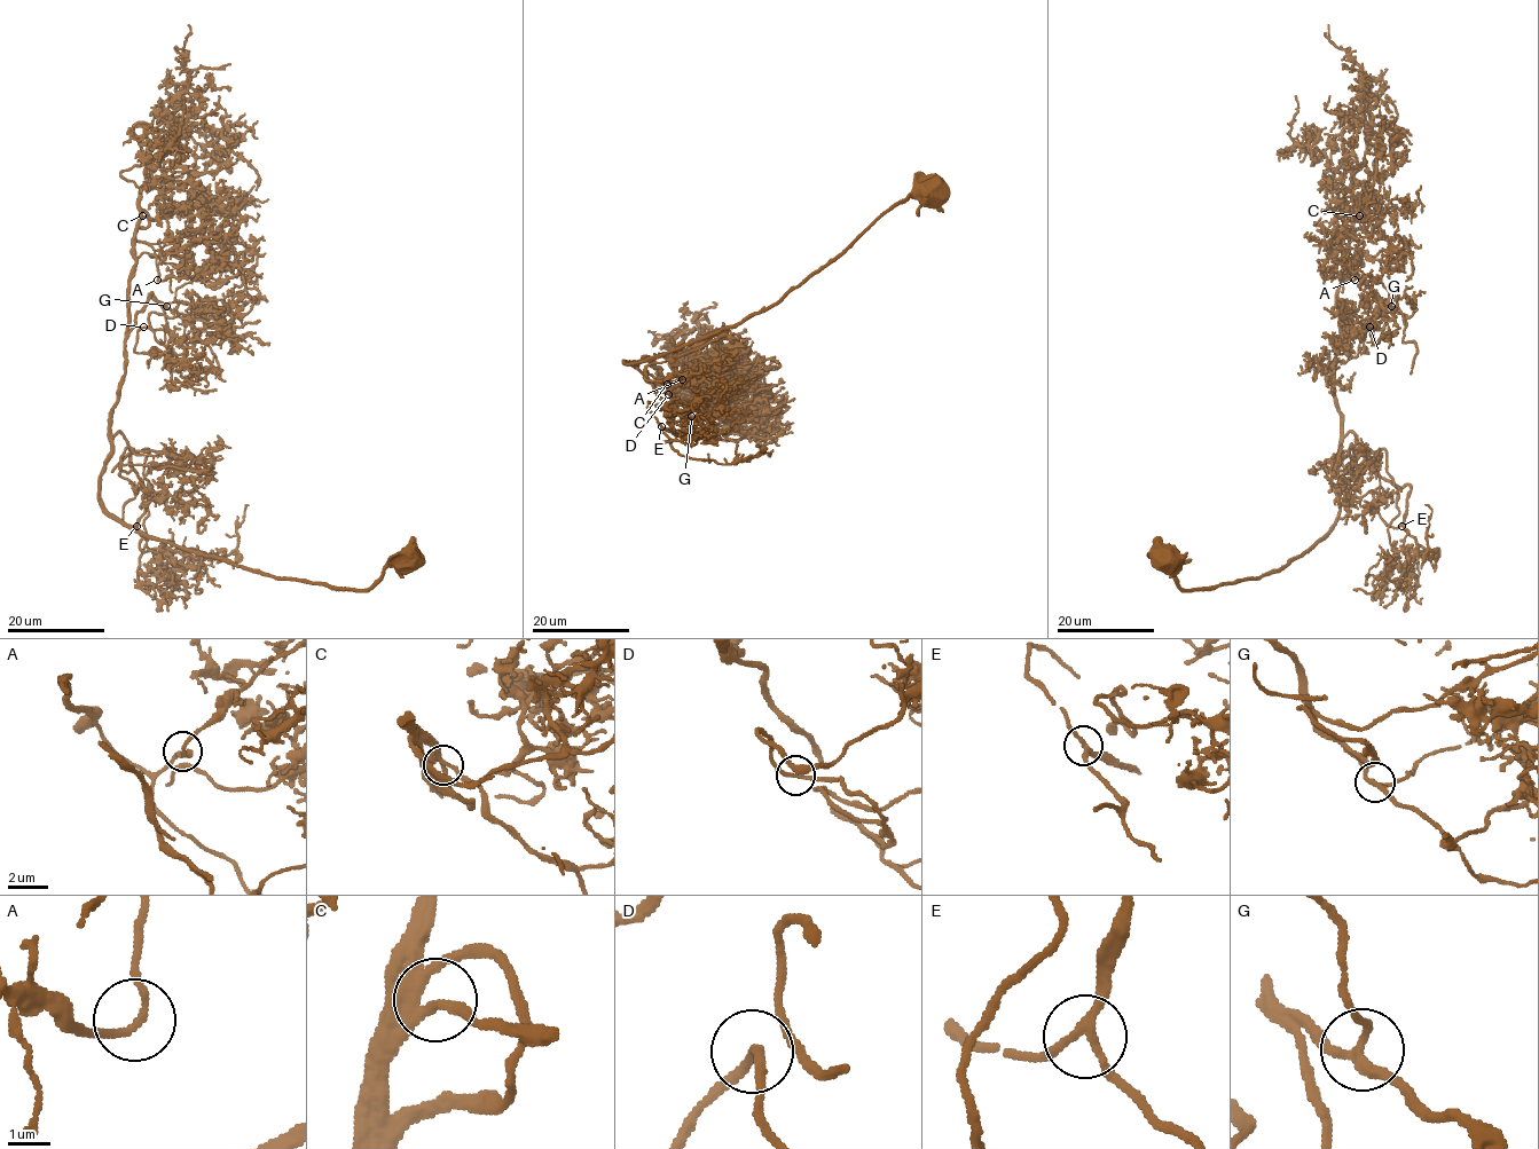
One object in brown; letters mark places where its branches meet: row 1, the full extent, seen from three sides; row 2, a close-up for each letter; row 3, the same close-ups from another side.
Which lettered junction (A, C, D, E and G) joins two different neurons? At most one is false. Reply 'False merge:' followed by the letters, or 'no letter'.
False merge: no letter

